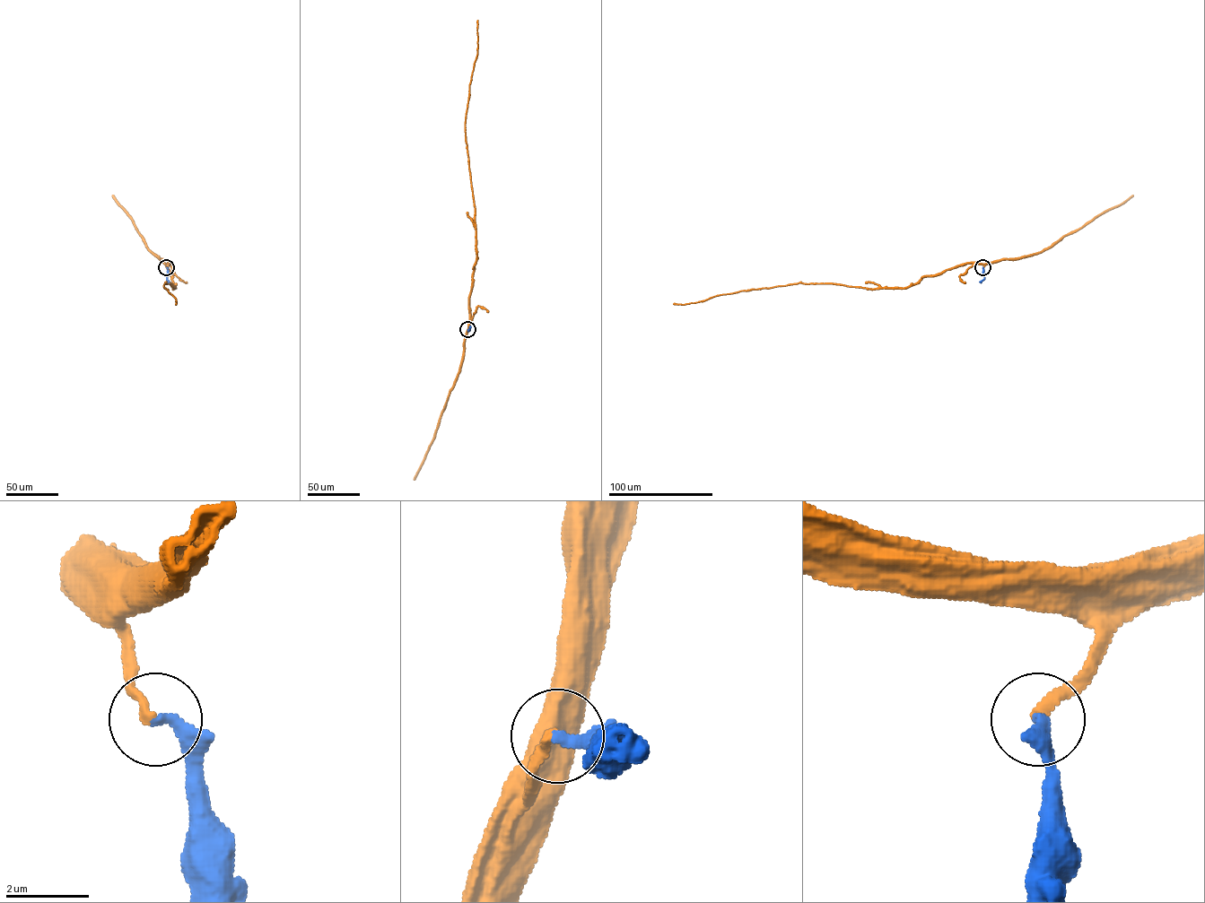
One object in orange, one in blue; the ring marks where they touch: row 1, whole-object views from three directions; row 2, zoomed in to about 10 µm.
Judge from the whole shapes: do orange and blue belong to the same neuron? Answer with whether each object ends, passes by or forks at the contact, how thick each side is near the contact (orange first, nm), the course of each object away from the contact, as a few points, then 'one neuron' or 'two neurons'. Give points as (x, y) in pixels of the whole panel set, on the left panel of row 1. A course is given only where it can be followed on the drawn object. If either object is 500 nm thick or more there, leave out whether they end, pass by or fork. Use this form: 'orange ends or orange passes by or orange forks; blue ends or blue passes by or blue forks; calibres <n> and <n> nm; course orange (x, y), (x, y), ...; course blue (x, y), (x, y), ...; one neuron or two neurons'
orange ends; blue ends; calibres 240 and 300 nm; course orange (166, 267), (168, 263), (175, 287), (165, 282), (164, 287), (176, 299), (176, 303); course blue (166, 267), (169, 282); one neuron

